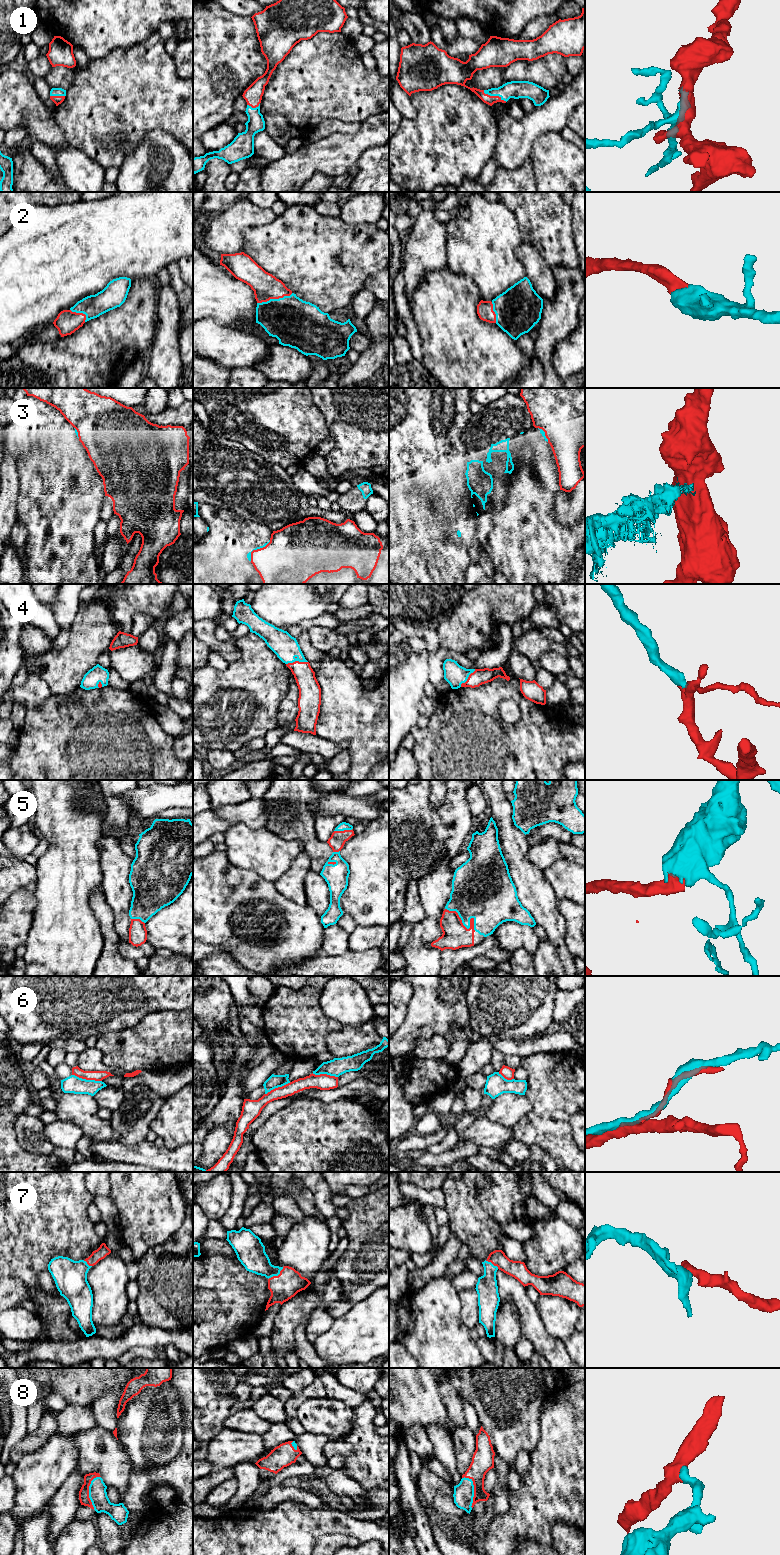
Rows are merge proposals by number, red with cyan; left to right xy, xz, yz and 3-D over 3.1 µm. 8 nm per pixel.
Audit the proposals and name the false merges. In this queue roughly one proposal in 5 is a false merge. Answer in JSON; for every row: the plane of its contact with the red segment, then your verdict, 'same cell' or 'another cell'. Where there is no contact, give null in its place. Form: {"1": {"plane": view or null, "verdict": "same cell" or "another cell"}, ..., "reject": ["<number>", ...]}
{"1": {"plane": "yz", "verdict": "same cell"}, "2": {"plane": "xz", "verdict": "same cell"}, "3": {"plane": "xz", "verdict": "same cell"}, "4": {"plane": "xz", "verdict": "same cell"}, "5": {"plane": "yz", "verdict": "same cell"}, "6": {"plane": "xy", "verdict": "another cell"}, "7": {"plane": "xz", "verdict": "same cell"}, "8": {"plane": "xy", "verdict": "same cell"}, "reject": ["6"]}

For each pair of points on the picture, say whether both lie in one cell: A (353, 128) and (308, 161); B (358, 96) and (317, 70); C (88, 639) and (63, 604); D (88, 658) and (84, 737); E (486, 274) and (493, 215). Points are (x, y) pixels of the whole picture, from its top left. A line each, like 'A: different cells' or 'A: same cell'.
A: different cells
B: same cell
C: different cells
D: different cells
E: same cell

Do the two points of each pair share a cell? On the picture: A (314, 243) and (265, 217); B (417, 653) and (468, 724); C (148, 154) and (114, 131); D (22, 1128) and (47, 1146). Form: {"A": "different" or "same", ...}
{"A": "different", "B": "different", "C": "different", "D": "same"}

